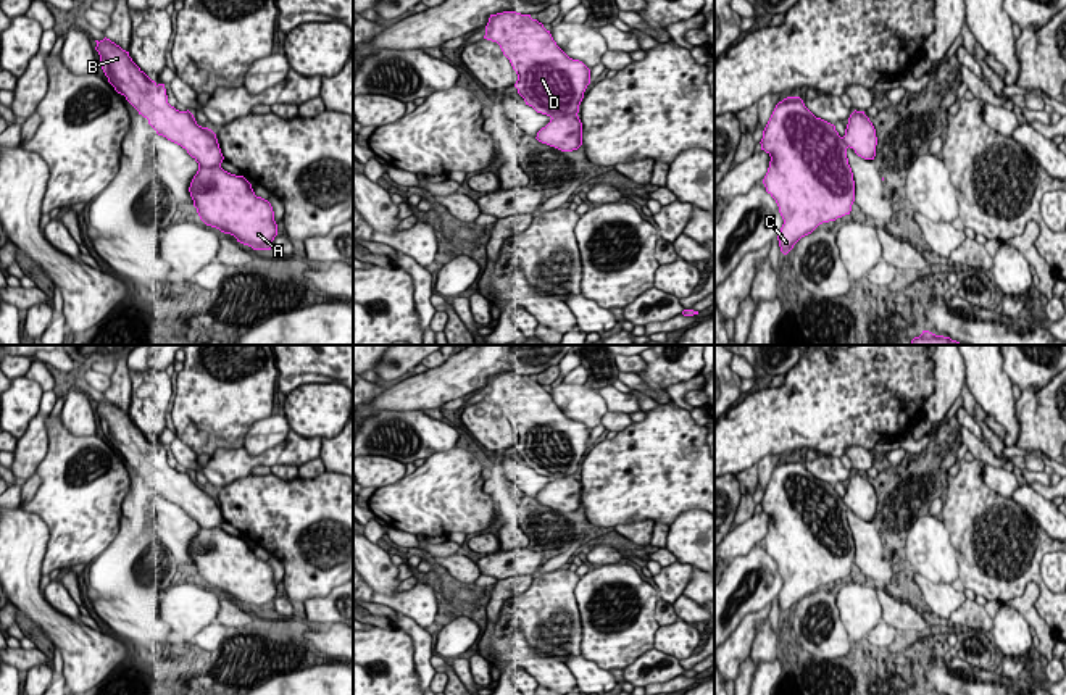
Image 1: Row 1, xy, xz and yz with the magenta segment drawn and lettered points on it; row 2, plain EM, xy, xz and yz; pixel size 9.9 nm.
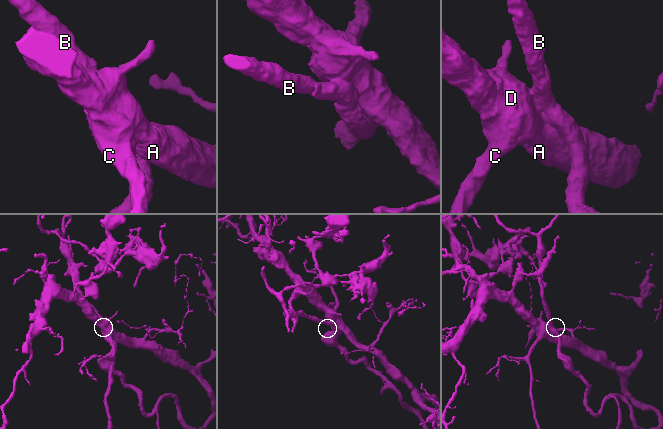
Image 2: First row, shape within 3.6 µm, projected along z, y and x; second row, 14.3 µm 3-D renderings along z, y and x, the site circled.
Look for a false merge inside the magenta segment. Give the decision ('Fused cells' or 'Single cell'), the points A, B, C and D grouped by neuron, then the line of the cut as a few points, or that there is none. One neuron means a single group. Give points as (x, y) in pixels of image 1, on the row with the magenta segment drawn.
Single cell. Groups: A B C D. No split

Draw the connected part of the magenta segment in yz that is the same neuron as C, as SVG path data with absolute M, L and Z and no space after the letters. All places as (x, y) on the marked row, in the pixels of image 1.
M800 97L779 102L763 131L761 150L769 156L763 179L784 219L777 235L781 252L819 224L850 214L855 181L847 148L864 160L876 156L876 129L864 111L853 111L845 135L816 118Z

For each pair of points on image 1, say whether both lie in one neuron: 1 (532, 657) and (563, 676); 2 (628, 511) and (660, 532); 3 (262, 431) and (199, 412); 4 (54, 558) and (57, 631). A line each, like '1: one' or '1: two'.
1: one
2: two
3: two
4: two

